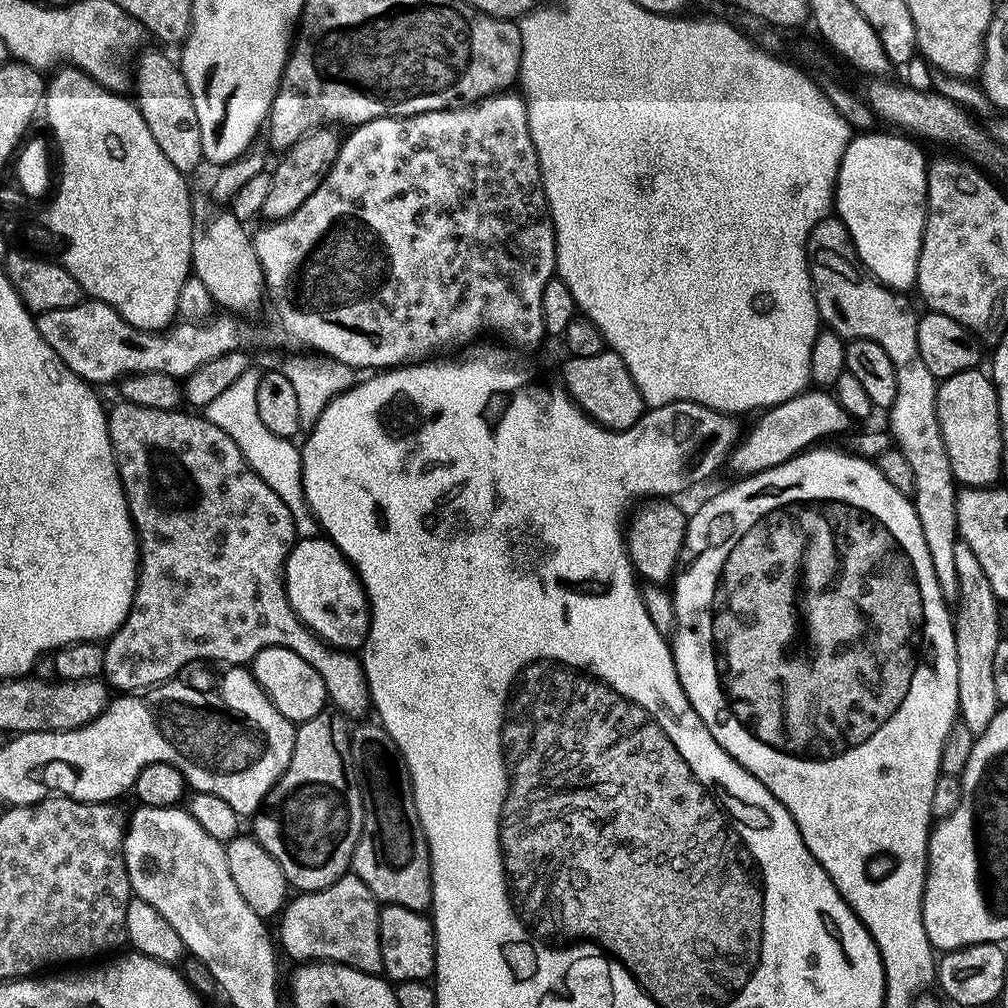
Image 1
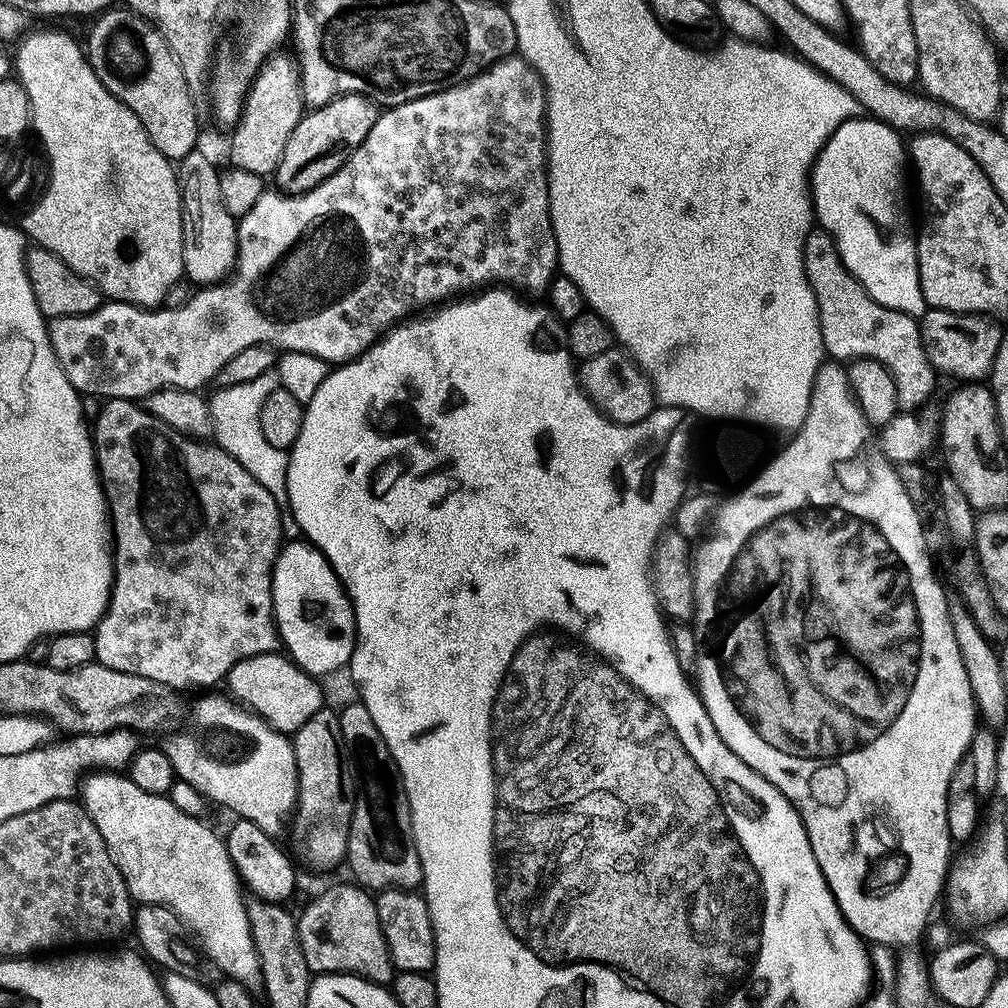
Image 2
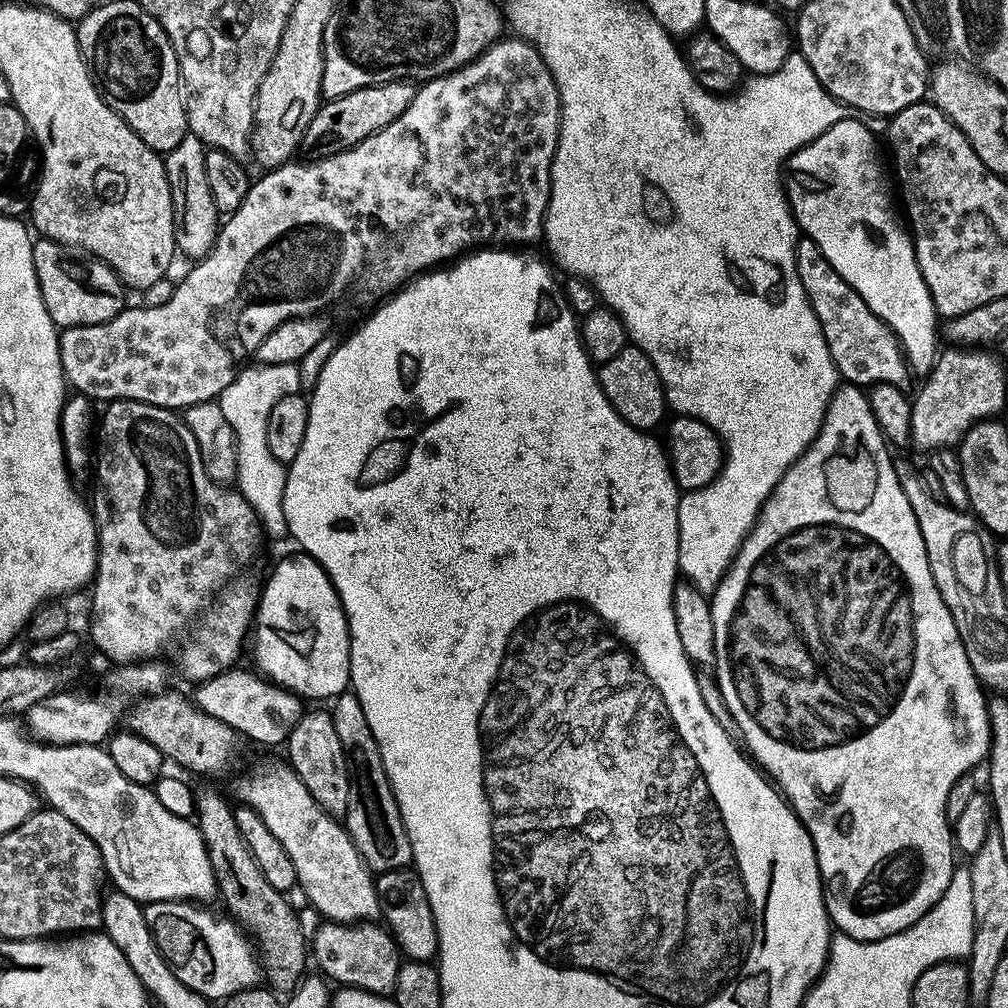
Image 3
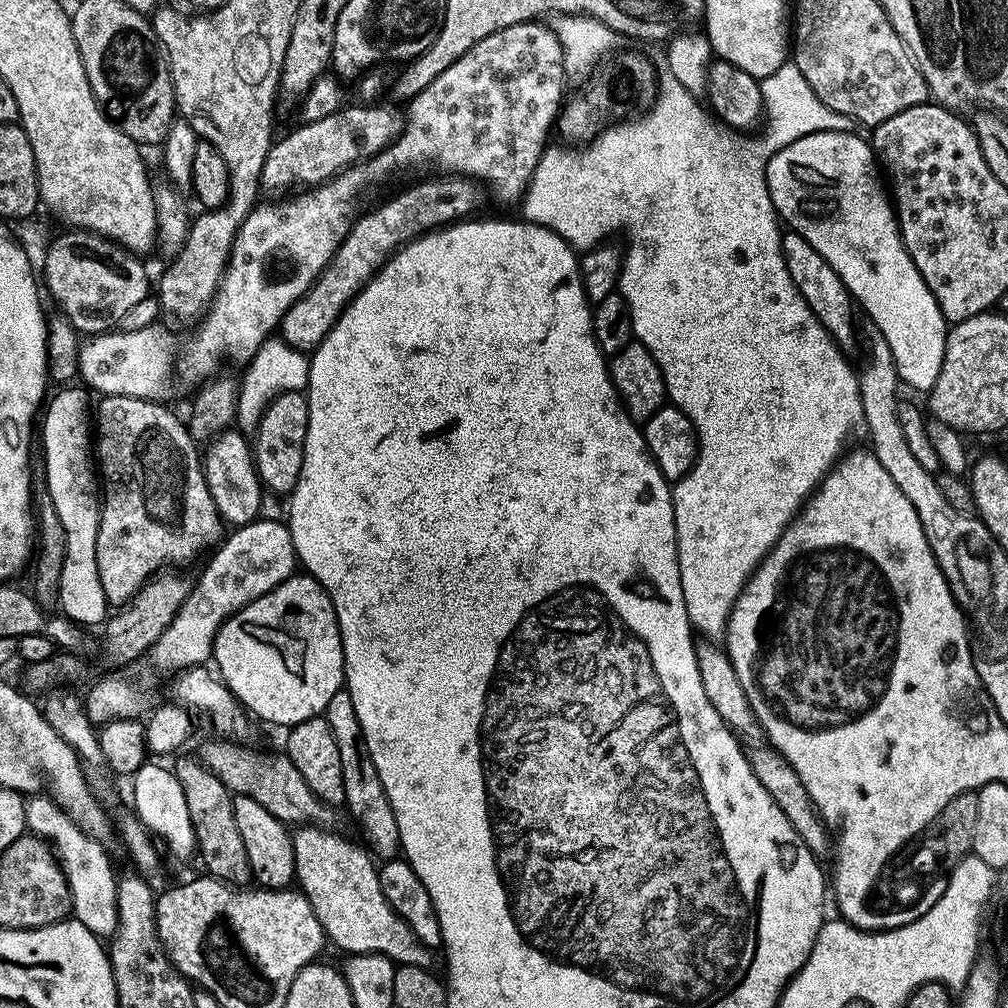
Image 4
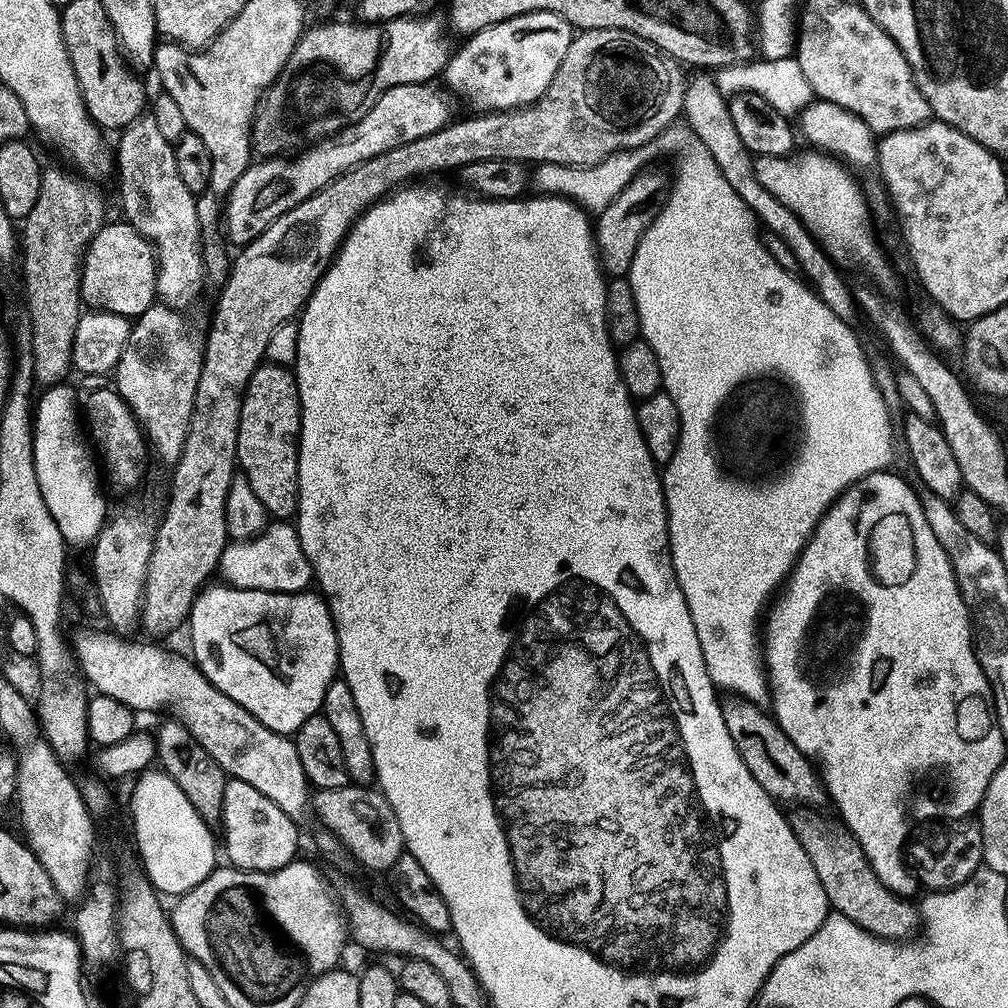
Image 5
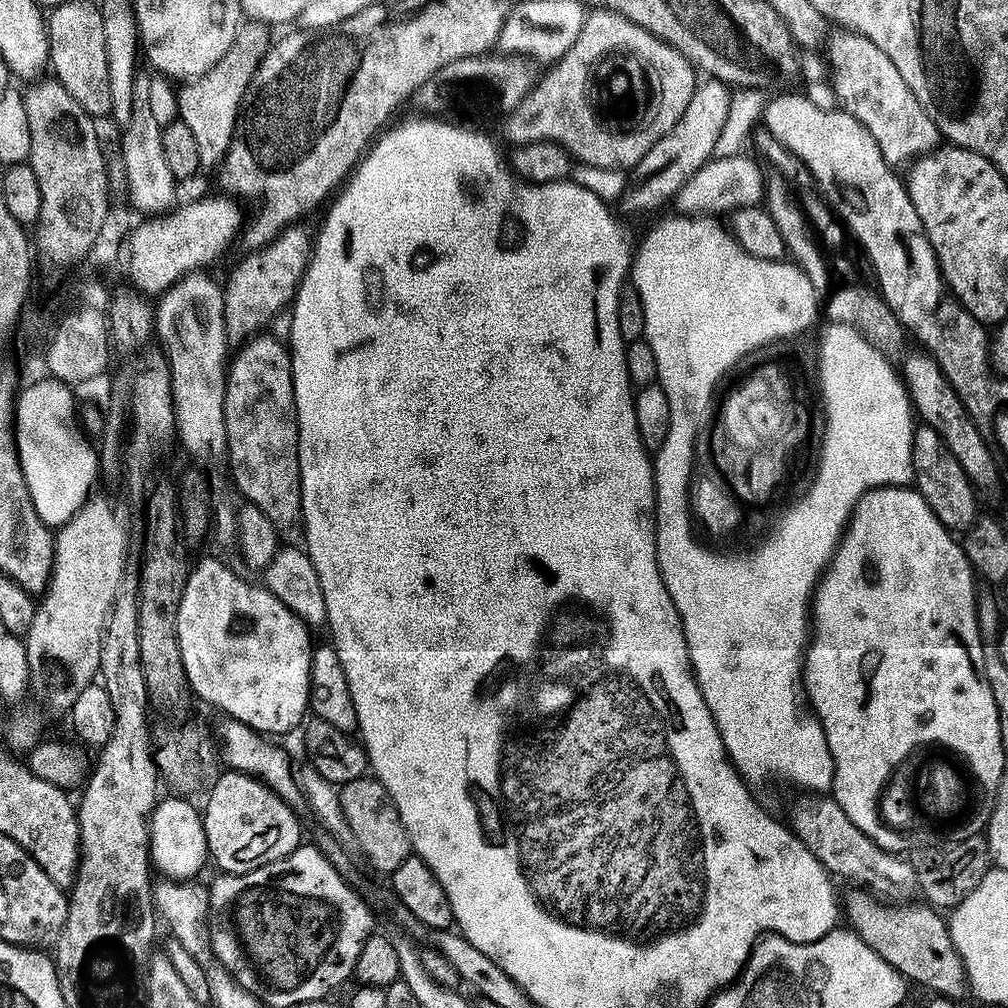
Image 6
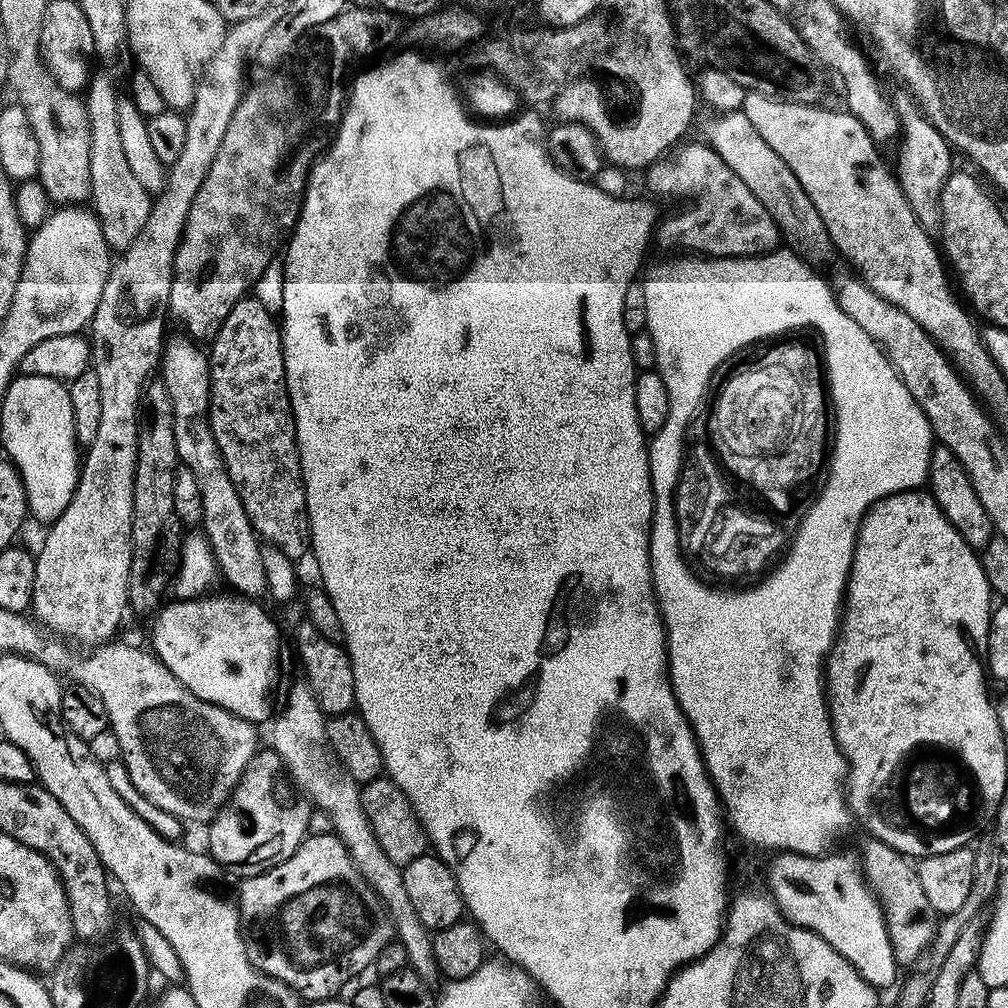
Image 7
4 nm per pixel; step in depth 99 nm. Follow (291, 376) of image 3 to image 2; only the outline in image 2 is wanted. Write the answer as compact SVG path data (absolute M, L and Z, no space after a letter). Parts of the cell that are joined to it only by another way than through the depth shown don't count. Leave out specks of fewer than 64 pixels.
M271 371L254 378L254 382L216 390L210 396L210 403L215 443L228 451L235 460L242 462L242 466L246 466L246 470L250 470L250 474L254 474L254 478L258 478L258 482L262 482L262 486L266 486L266 490L270 490L276 500L283 501L288 494L289 453L266 442L266 434L262 434L260 421L266 398L277 387L277 373Z

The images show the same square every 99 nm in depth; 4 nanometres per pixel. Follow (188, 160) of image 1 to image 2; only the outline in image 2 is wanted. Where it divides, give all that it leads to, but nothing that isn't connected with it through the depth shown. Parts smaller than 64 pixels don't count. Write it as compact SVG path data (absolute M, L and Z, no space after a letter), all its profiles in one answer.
M113 6L97 15L91 21L92 29L88 32L86 40L86 55L94 74L131 112L142 122L150 142L167 158L178 162L186 158L186 154L197 151L196 139L200 136L200 120L196 117L196 104L192 101L193 89L188 87L186 78L182 74L182 66L178 58L170 50L166 38L146 18L137 12L131 12L127 6Z

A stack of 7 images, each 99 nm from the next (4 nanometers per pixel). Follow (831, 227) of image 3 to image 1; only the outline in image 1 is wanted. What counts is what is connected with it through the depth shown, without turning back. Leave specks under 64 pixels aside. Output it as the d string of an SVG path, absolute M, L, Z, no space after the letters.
M892 130L880 131L861 131L848 141L836 175L834 212L850 234L857 261L888 288L908 290L904 288L911 289L915 285L918 258L922 250L924 223L928 213L929 161L924 160L924 152L915 144L915 139Z

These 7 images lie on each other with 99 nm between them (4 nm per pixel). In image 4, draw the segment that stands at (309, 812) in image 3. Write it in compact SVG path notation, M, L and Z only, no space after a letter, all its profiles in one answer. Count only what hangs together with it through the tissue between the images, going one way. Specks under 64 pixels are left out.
M300 826L292 838L298 888L307 896L320 925L324 927L325 937L331 943L333 940L344 954L377 952L397 965L432 968L433 949L418 942L418 938L414 938L414 930L410 930L410 926L398 918L390 902L386 902L373 857L354 841L328 831L332 830Z

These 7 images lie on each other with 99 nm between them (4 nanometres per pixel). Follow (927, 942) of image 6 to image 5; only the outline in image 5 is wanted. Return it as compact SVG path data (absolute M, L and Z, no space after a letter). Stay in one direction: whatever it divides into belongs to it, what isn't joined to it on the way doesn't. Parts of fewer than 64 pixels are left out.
M816 810L793 812L796 813L790 816L792 829L798 842L802 842L802 850L806 850L806 858L810 858L810 866L814 866L814 874L818 874L818 882L822 882L829 909L862 926L872 936L893 942L907 941L921 923L917 905L911 899L896 895L880 881L851 830L843 826L832 828L831 822L820 816L824 814Z

